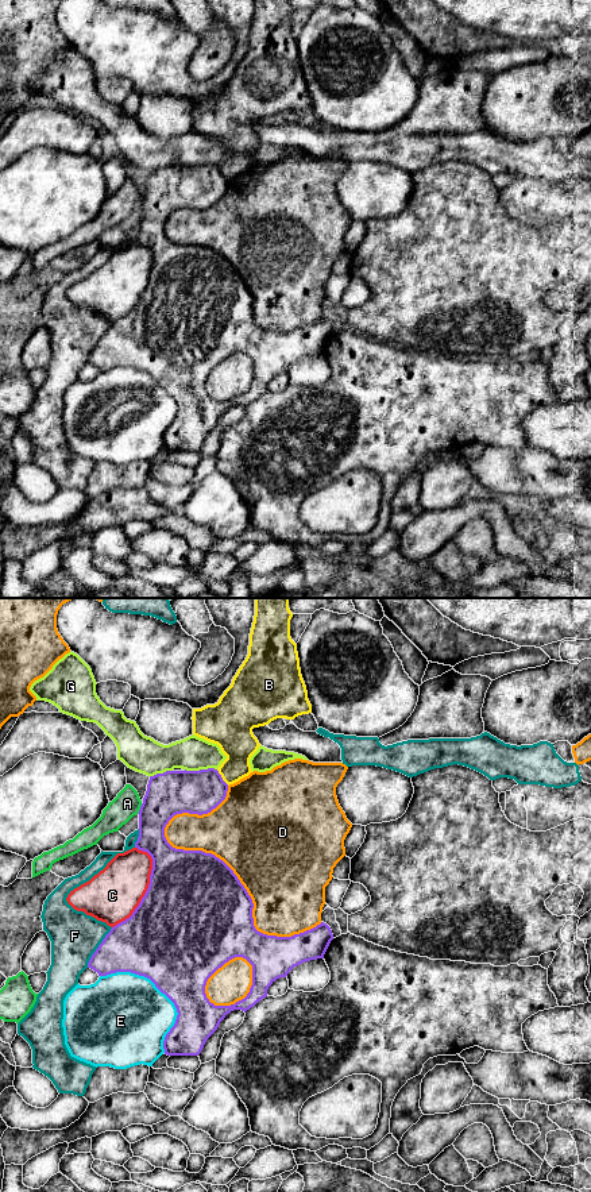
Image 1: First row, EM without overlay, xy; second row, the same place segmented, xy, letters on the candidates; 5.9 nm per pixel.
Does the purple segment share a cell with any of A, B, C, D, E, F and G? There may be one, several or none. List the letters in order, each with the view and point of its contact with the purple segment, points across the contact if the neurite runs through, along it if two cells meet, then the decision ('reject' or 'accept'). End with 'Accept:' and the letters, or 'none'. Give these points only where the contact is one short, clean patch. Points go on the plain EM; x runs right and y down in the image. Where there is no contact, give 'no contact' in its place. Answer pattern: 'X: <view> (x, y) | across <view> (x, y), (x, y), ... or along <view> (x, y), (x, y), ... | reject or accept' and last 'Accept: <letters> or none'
A: xy (141, 204) | reject
B: xy (221, 173) | along xy (216, 165), (228, 180) | reject
C: xy (147, 284) | reject
D: xy (247, 288) | reject
E: xy (161, 386) | reject
F: xy (97, 343) | reject
G: xy (201, 165) | reject
Accept: none

